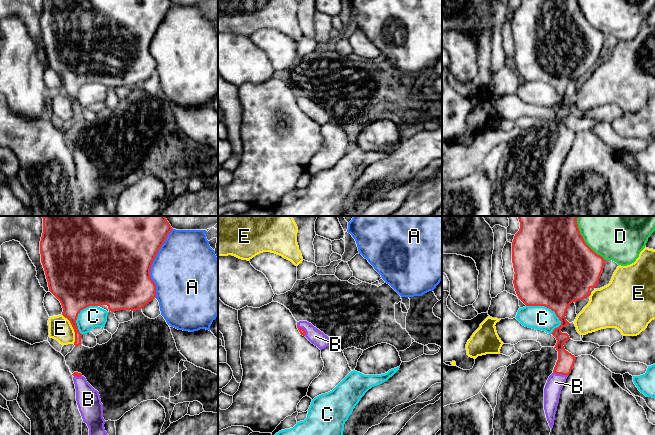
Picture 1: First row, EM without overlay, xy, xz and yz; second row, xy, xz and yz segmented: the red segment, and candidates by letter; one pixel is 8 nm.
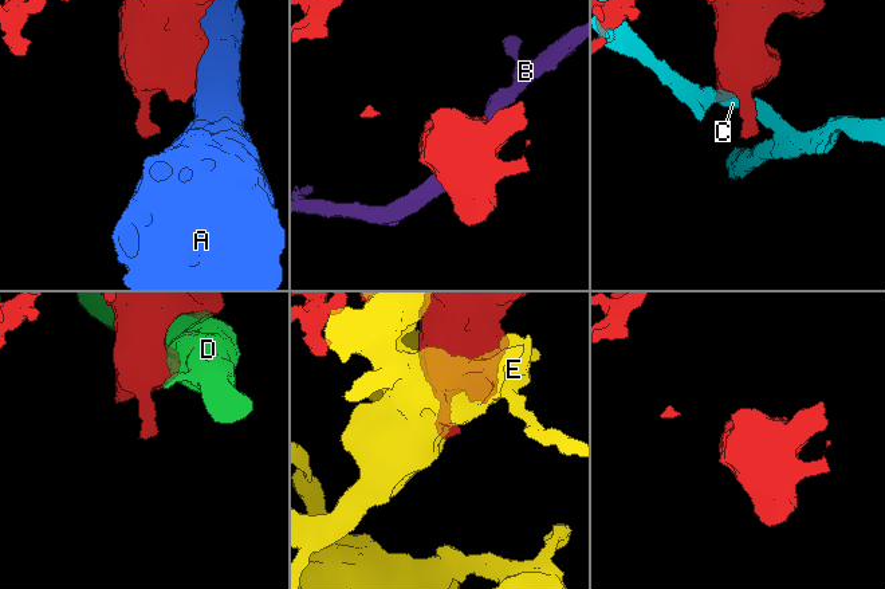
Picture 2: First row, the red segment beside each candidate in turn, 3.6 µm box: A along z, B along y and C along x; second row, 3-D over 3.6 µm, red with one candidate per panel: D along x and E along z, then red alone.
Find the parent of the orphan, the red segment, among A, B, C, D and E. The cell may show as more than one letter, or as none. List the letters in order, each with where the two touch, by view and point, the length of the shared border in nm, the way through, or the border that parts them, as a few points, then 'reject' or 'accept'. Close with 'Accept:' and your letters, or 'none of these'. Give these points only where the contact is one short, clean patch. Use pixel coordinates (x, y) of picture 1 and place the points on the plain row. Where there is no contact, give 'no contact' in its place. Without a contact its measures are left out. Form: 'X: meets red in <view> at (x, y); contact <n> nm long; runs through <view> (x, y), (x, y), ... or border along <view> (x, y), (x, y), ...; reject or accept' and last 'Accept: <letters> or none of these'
A: meets red in xy at (152, 38); contact 600 nm long; reject
B: meets red in yz at (560, 149); contact 120 nm long; runs through yz (565, 138), (560, 149), (555, 158); accept
C: meets red in yz at (546, 82); contact 320 nm long; reject
D: meets red in yz at (585, 19); contact 380 nm long; reject
E: meets red in xy at (73, 104); contact 260 nm long; reject
Accept: B

